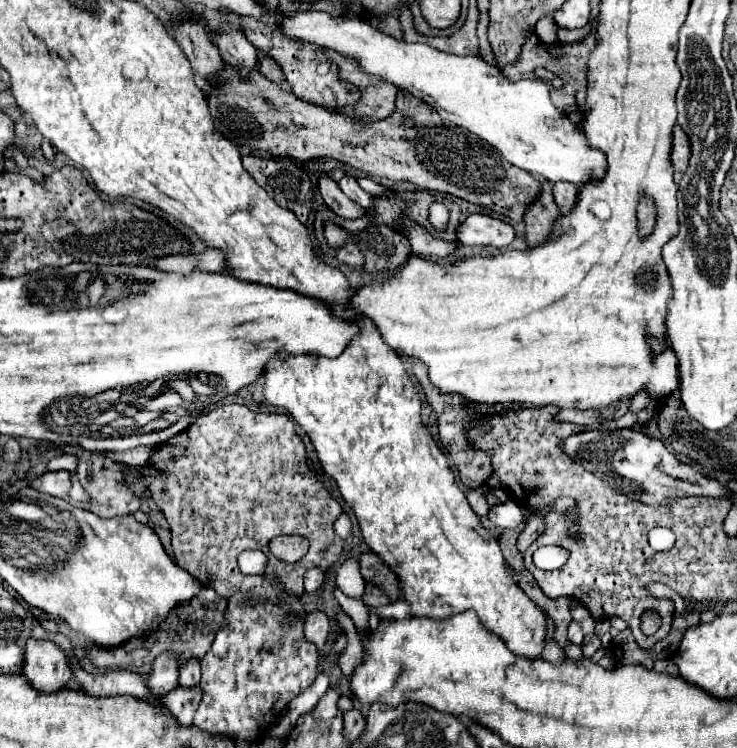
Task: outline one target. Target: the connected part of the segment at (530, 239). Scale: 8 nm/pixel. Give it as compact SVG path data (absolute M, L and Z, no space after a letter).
M543 182L543 194L539 194L537 202L525 214L525 228L527 228L527 244L529 248L541 246L551 236L553 224L559 218L559 208L555 206L549 182Z

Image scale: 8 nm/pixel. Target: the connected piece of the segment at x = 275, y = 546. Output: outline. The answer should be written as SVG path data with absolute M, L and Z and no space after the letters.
M281 535L271 540L269 548L271 548L271 554L275 554L279 560L293 563L306 555L309 542L303 536Z

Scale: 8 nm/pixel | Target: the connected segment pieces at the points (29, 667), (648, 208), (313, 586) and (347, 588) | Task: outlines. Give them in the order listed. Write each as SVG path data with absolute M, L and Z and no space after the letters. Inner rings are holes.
M29 638L23 658L23 674L39 692L53 692L67 686L73 674L63 650L51 640Z
M641 196L639 198L639 236L645 238L653 232L655 220L657 220L657 208L651 196Z
M307 570L305 574L305 592L315 592L325 580L325 572L323 570Z
M347 558L335 574L335 584L341 592L345 592L351 598L361 598L363 590L365 590L365 580L359 572L359 564L353 558Z

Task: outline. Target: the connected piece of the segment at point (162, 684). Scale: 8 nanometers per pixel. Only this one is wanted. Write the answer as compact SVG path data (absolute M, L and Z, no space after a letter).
M173 650L161 652L155 662L153 670L149 674L149 686L155 696L165 696L177 686L177 672L179 672L179 660Z

